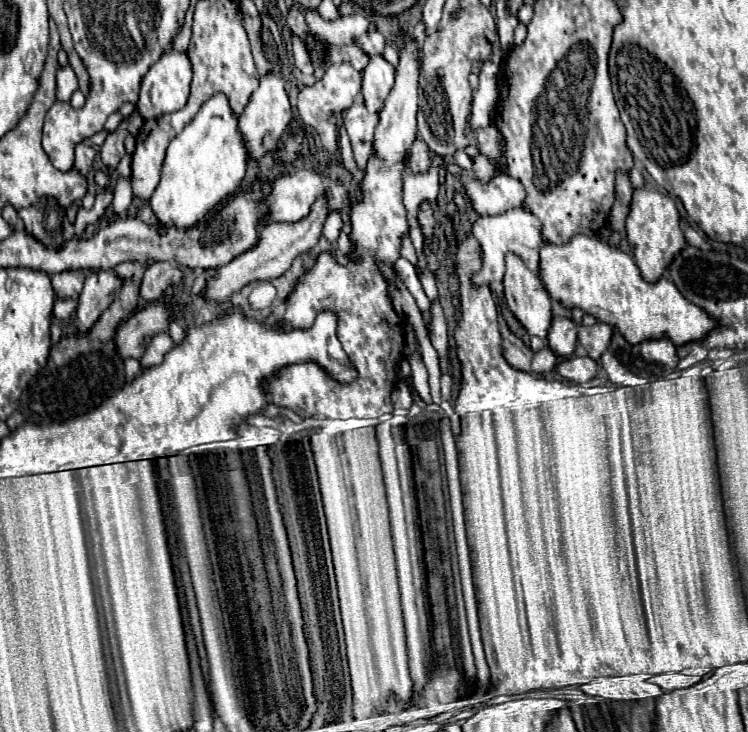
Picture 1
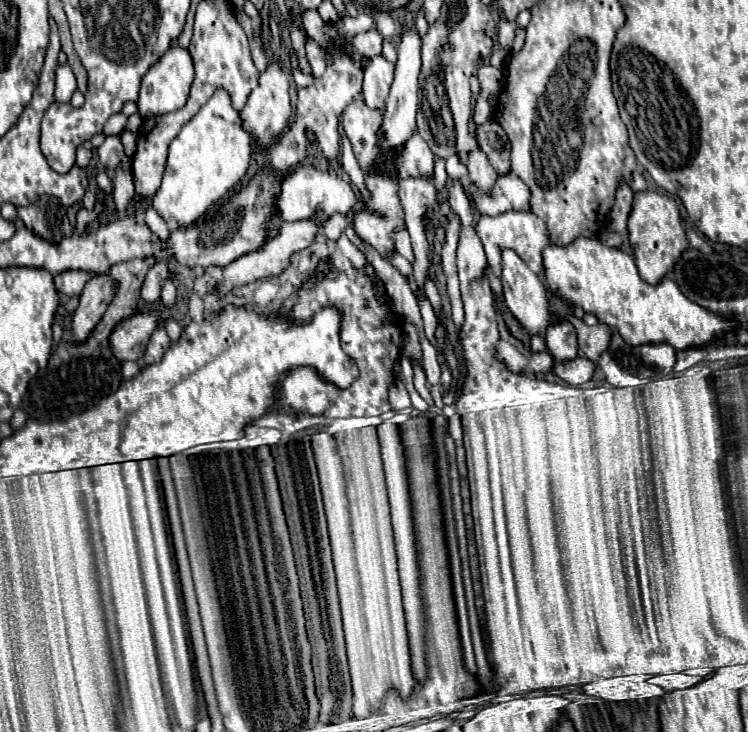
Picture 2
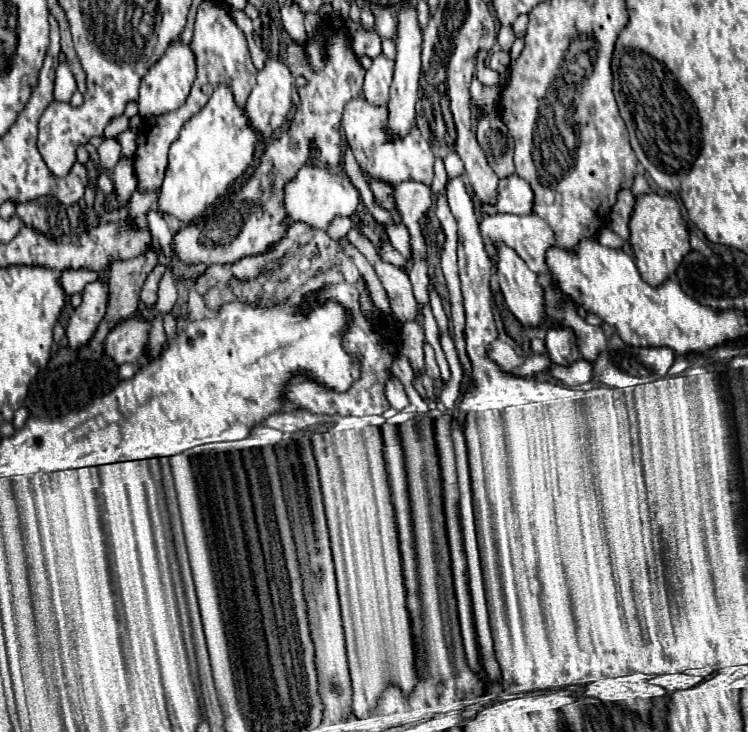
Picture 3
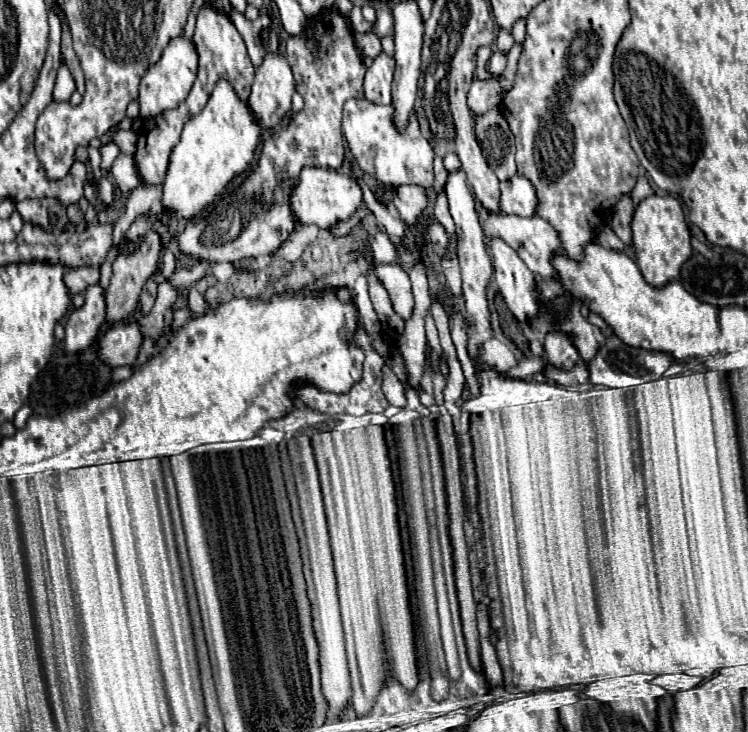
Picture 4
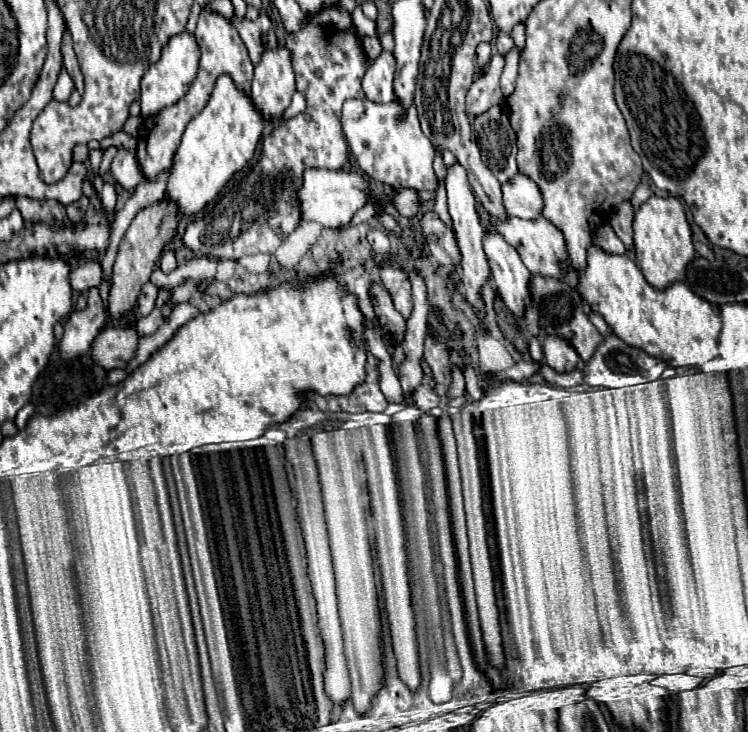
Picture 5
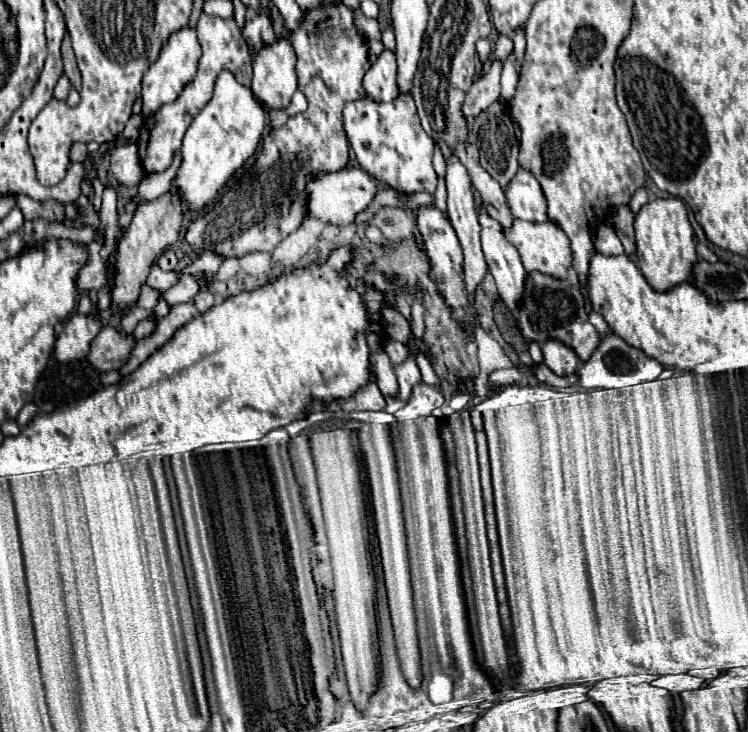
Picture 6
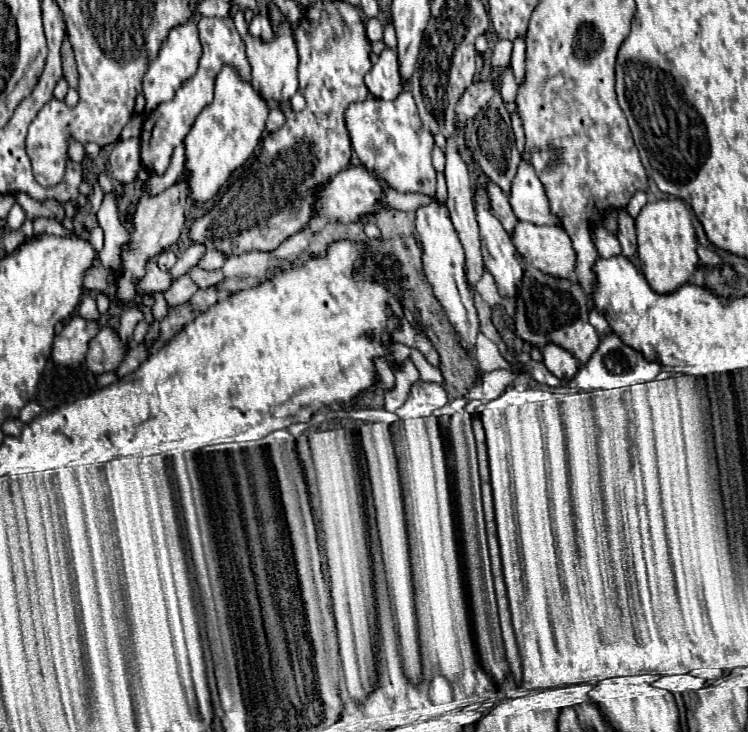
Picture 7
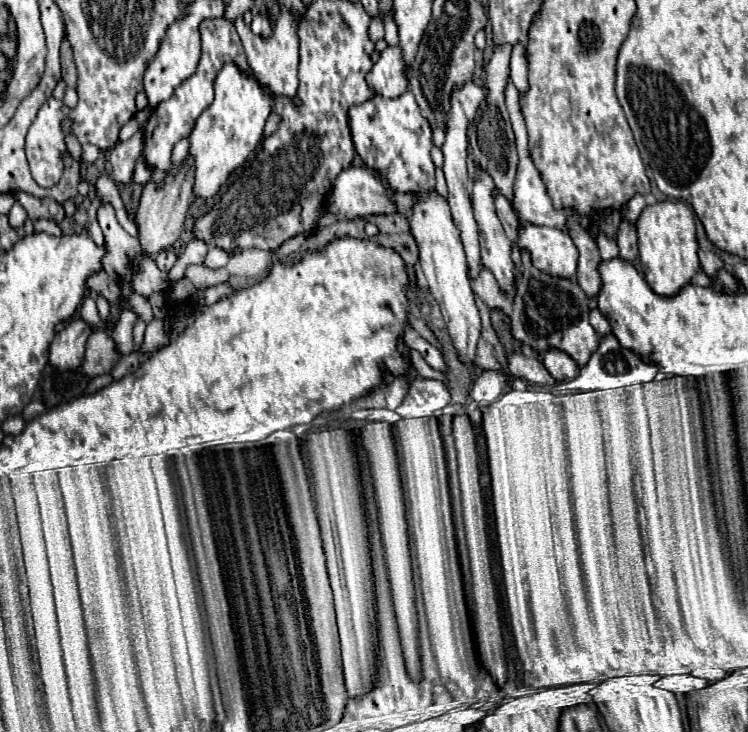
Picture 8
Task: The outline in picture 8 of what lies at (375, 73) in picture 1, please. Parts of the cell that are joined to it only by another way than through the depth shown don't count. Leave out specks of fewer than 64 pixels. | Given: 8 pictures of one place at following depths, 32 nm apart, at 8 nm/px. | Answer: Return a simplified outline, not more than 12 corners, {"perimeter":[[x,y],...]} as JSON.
{"perimeter":[[388,46],[366,82],[384,98],[408,88],[398,46]]}

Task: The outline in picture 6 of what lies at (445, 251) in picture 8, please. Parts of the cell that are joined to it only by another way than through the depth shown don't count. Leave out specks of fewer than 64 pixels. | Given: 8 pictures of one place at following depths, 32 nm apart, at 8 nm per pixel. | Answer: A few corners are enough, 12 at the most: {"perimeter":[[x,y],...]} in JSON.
{"perimeter":[[432,206],[418,230],[454,316],[472,324],[462,280],[462,248],[452,224]]}

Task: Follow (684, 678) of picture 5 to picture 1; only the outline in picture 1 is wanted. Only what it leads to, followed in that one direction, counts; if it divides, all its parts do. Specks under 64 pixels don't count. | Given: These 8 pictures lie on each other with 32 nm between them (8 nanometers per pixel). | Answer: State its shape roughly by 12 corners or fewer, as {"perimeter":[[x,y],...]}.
{"perimeter":[[676,672],[656,674],[648,682],[664,692],[694,686],[700,676]]}

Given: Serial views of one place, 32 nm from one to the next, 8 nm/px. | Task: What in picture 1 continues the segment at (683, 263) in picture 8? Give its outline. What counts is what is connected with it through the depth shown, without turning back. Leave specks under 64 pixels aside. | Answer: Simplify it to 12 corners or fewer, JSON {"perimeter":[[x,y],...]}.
{"perimeter":[[632,194],[626,238],[644,280],[686,246],[674,200]]}

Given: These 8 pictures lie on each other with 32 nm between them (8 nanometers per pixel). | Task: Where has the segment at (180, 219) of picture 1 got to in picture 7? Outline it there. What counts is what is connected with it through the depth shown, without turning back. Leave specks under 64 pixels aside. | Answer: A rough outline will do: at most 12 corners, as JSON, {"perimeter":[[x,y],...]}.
{"perimeter":[[230,66],[184,138],[196,206],[256,150],[268,102]]}

